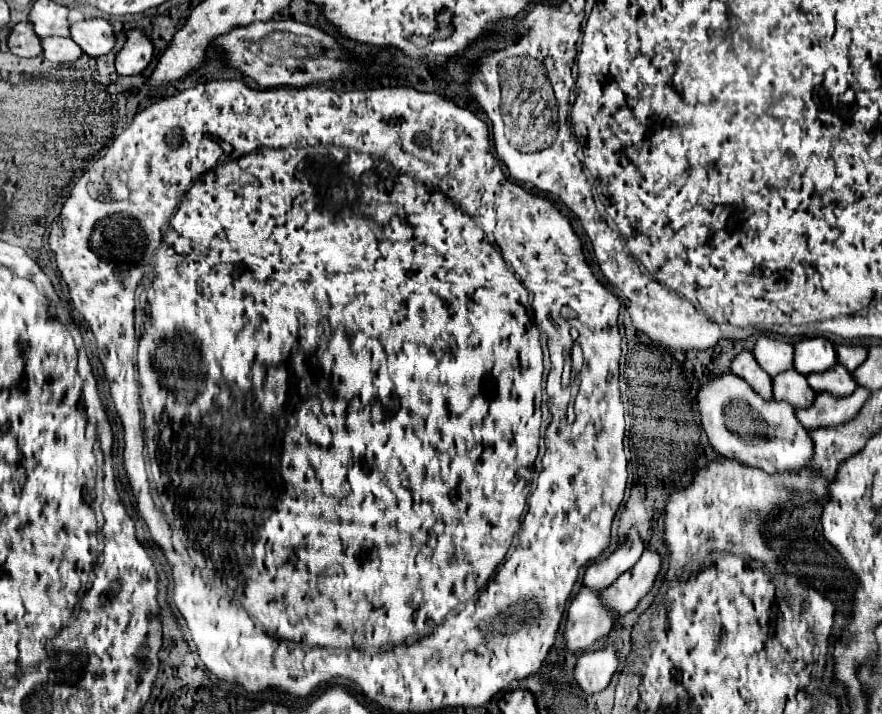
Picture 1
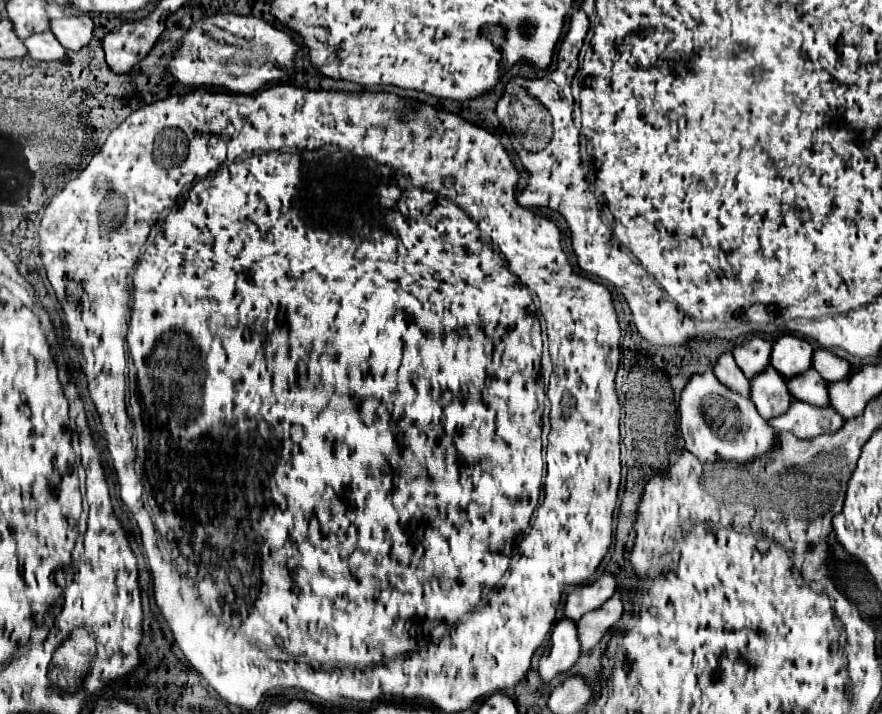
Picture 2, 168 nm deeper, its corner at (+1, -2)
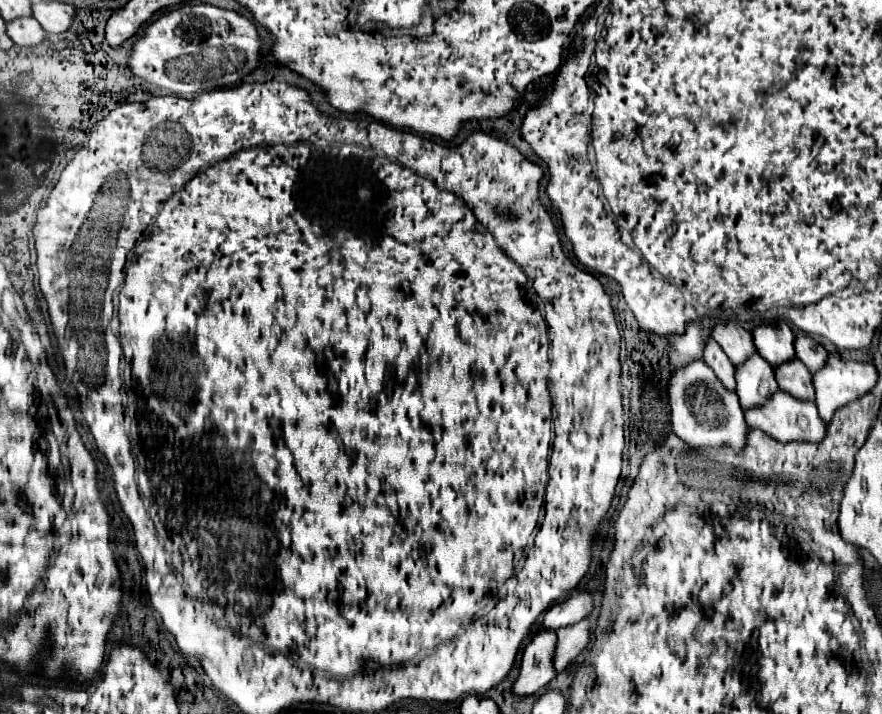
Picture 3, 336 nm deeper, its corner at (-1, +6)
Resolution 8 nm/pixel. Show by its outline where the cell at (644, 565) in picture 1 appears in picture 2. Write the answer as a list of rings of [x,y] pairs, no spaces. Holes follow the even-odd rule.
[[[616,591],[598,611],[590,611],[582,615],[578,621],[578,637],[582,641],[582,651],[590,651],[608,631],[610,627],[622,617],[622,591]]]

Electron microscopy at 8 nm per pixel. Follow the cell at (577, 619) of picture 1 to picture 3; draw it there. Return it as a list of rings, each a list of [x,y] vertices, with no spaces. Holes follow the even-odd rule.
[[[538,631],[532,637],[532,641],[522,651],[520,671],[510,689],[512,695],[516,697],[536,695],[544,689],[544,685],[548,685],[556,677],[552,667],[554,645],[556,645],[554,631]]]

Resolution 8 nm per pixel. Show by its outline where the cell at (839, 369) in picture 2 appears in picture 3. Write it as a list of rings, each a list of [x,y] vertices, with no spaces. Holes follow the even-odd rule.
[[[796,335],[794,339],[794,347],[796,347],[796,359],[800,359],[808,371],[818,371],[820,367],[824,367],[826,359],[828,359],[828,351],[820,345],[814,343],[814,339],[806,337],[806,335]]]

